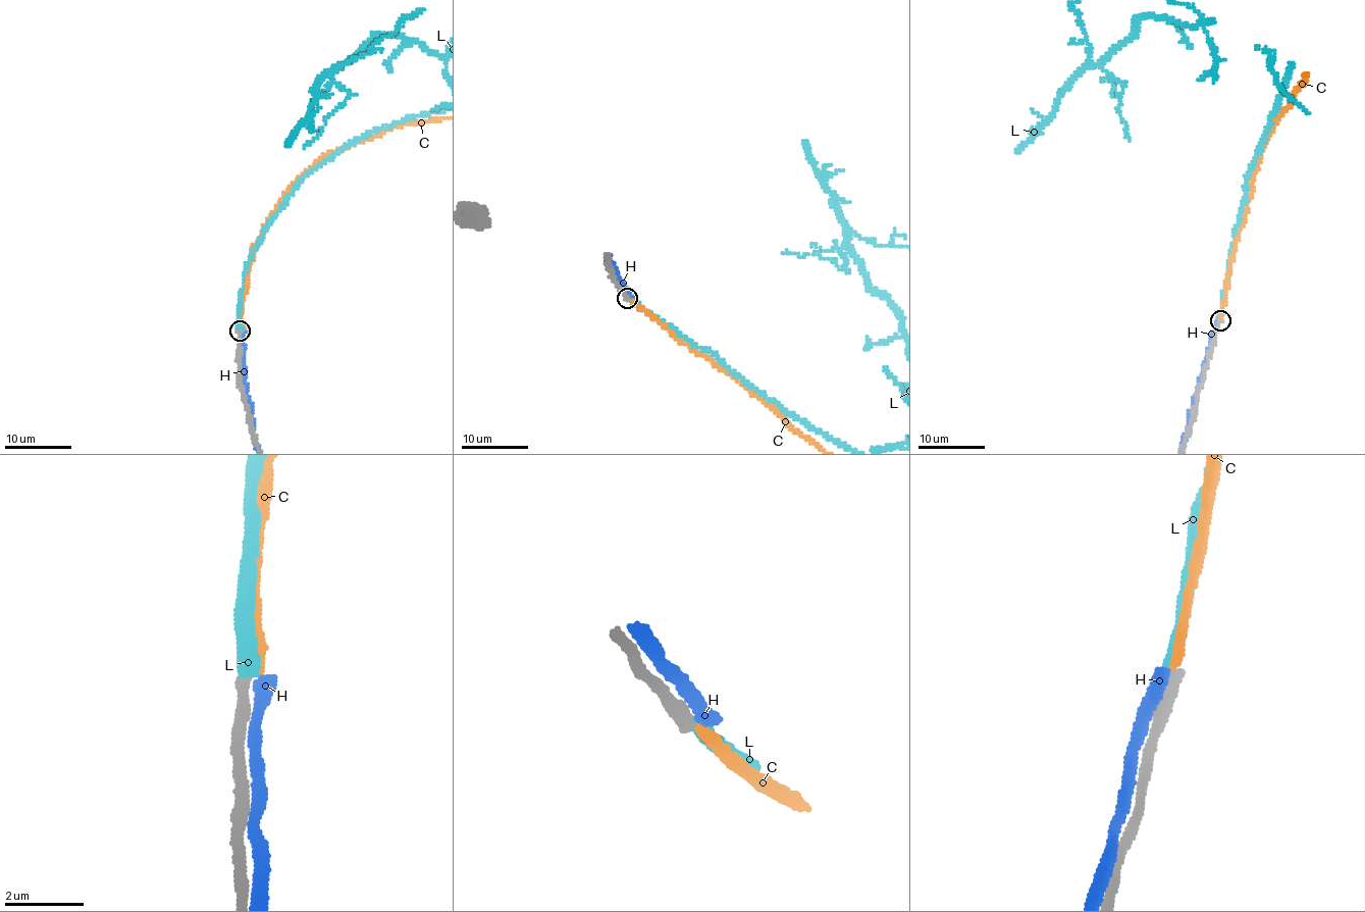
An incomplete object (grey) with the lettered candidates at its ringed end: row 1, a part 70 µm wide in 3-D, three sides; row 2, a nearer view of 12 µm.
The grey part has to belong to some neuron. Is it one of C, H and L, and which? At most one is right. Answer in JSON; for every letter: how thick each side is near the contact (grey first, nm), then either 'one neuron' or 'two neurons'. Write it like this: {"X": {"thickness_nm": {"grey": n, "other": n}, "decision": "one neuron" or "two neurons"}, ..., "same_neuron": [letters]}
{"C": {"thickness_nm": {"grey": 280, "other": 280}, "decision": "two neurons"}, "H": {"thickness_nm": {"grey": 360, "other": 380}, "decision": "two neurons"}, "L": {"thickness_nm": {"grey": 280, "other": 320}, "decision": "two neurons"}, "same_neuron": []}

